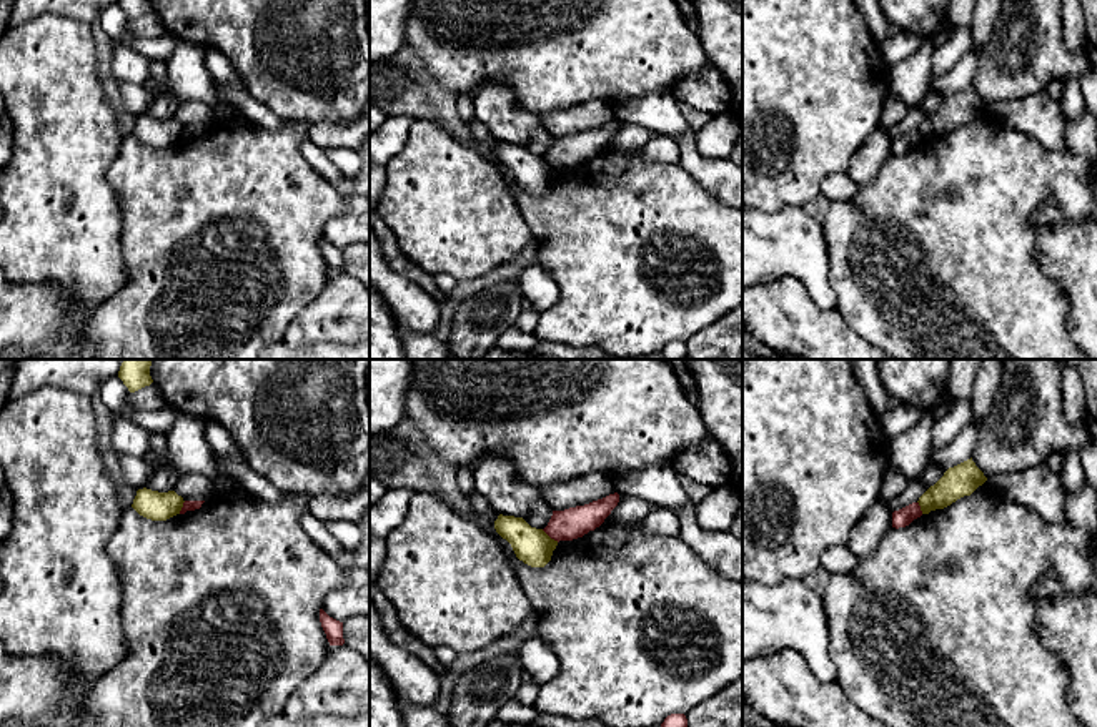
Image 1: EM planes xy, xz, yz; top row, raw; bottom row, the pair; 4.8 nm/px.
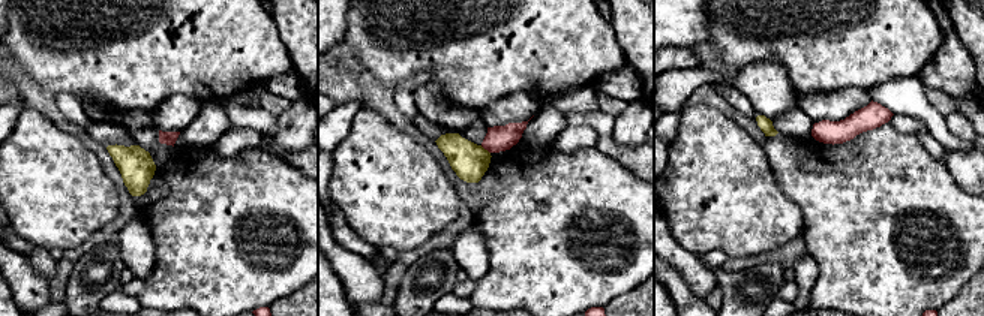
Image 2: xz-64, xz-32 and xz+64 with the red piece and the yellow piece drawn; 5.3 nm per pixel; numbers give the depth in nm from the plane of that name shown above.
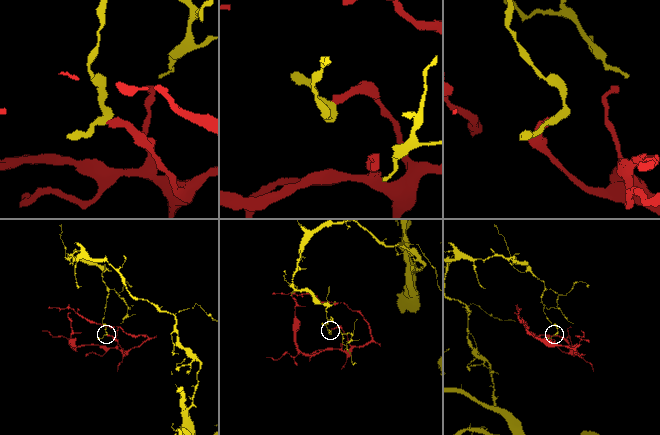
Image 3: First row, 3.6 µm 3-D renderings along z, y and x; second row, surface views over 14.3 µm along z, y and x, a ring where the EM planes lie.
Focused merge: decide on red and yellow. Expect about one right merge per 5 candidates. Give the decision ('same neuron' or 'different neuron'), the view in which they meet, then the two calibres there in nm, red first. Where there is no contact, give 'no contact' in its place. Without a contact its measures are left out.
different neuron; meets red in xz; 150 nm thick on the red side, 180 nm on the other

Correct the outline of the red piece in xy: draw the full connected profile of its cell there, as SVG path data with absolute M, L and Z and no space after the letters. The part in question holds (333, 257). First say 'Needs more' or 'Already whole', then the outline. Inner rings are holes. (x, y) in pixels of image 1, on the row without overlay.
Already whole. M320 236L320 250L326 261L330 273L343 273L343 250L330 245L323 236Z

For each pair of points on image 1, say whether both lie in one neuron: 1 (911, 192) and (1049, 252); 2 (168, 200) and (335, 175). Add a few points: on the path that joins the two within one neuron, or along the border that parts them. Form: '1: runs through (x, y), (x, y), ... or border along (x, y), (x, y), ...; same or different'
1: border along (1037, 207), (1031, 217), (1034, 262), (1054, 280); different
2: border along (303, 142), (303, 158), (345, 198); different

